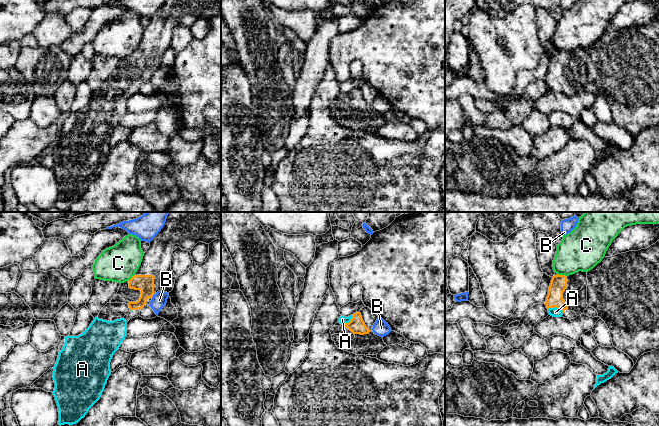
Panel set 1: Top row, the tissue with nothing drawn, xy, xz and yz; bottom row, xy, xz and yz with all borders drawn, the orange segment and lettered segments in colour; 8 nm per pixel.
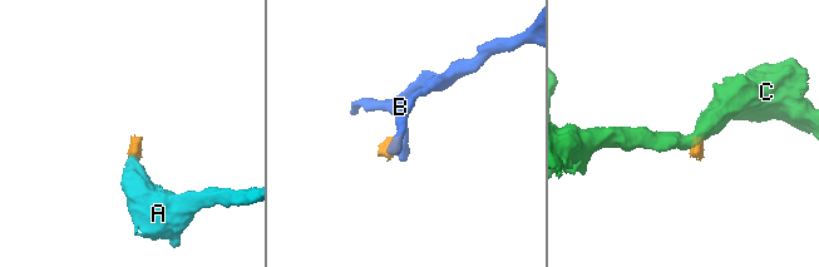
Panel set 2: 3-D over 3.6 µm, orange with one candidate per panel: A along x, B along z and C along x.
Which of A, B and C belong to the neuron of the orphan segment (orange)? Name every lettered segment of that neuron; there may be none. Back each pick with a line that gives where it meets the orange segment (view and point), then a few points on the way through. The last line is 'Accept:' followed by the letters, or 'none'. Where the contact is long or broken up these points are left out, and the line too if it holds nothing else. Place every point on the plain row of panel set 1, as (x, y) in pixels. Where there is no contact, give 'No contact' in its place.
A: Touches orange at yz (555, 82). Path across: yz (558, 60), (555, 67), (555, 82), (555, 88)
Accept: A

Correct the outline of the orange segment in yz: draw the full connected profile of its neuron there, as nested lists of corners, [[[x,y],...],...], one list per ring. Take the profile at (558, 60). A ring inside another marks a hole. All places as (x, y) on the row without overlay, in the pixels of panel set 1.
[[[579,47],[569,52],[555,49],[545,78],[549,91],[562,93],[565,86],[574,87],[577,92],[584,90],[588,83],[587,61],[587,48]]]

